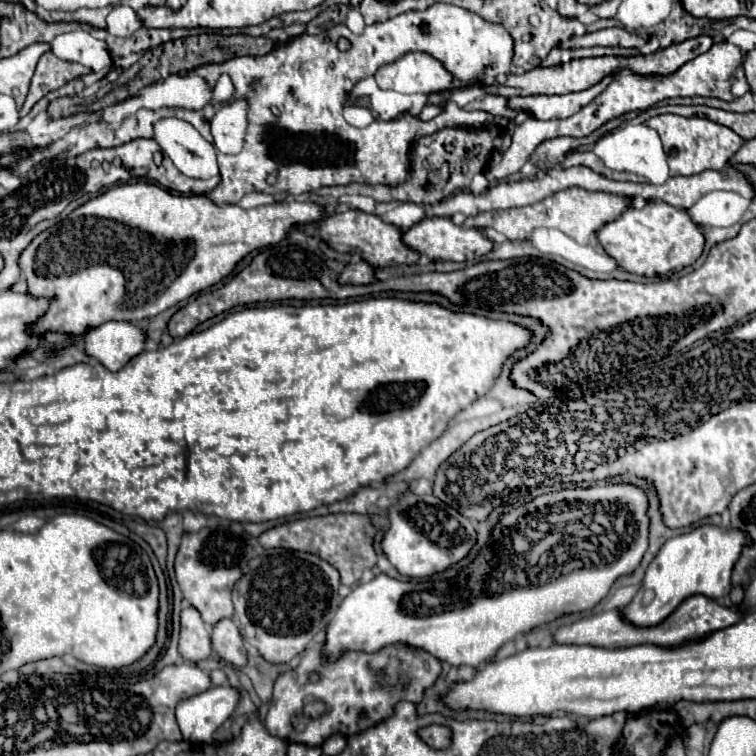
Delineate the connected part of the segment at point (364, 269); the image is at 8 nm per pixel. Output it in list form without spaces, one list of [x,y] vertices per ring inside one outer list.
[[[356,261],[346,265],[346,269],[342,271],[342,275],[338,277],[340,283],[350,283],[350,285],[368,285],[374,283],[374,267],[368,261]]]

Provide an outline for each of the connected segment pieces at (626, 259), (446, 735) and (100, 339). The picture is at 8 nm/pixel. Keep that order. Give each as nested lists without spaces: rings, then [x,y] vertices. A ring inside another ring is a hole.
[[[650,201],[644,209],[626,209],[616,221],[598,231],[598,239],[604,251],[616,259],[624,271],[646,277],[664,277],[670,271],[680,271],[692,265],[704,249],[702,229],[684,209],[674,209],[664,201]]]
[[[430,725],[418,729],[418,737],[432,749],[448,749],[452,741],[452,732],[446,726]]]
[[[108,321],[86,333],[86,353],[110,371],[120,371],[132,357],[144,351],[144,345],[144,331],[130,321]]]

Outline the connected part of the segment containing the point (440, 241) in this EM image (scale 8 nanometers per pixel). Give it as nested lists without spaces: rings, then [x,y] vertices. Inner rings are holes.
[[[446,217],[424,219],[418,225],[414,225],[410,231],[406,231],[402,239],[414,251],[428,255],[430,259],[440,259],[440,261],[472,261],[476,257],[486,255],[494,247],[494,243],[484,235],[482,229],[468,229],[464,225],[454,225]]]

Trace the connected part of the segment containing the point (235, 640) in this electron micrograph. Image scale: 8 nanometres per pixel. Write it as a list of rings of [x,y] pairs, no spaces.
[[[232,619],[218,621],[212,627],[212,649],[230,665],[244,667],[248,663],[248,653],[244,647],[244,639]]]

